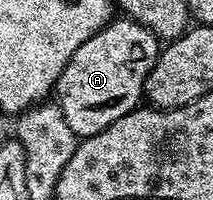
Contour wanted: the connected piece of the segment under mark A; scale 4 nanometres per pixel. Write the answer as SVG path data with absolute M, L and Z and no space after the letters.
M119 16L102 26L93 36L89 36L89 40L85 40L85 44L81 44L81 48L73 52L69 64L65 64L57 80L53 94L65 116L65 124L73 128L76 139L93 137L140 105L143 85L153 64L159 59L160 49L160 39L155 37L152 30L145 28L140 22L134 22L132 18Z

